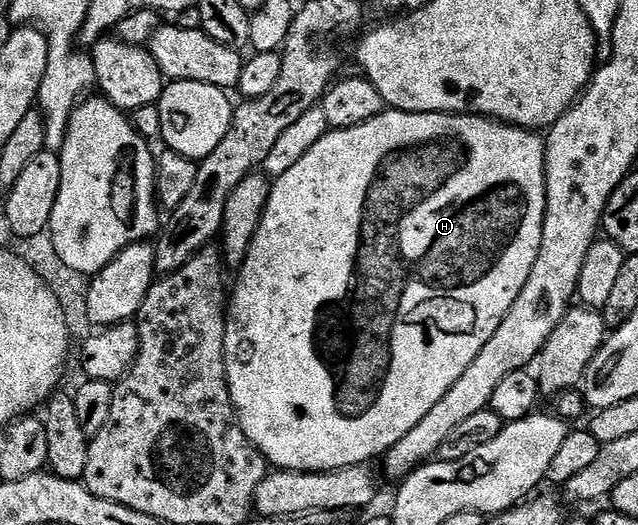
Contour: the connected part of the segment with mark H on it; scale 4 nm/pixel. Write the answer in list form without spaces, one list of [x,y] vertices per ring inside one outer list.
[[[385,110],[377,118],[361,126],[329,130],[323,135],[321,142],[317,142],[317,146],[313,146],[313,150],[309,150],[309,154],[301,158],[301,162],[296,162],[289,170],[285,170],[283,176],[274,177],[263,217],[257,226],[257,234],[249,246],[247,257],[242,264],[238,265],[239,277],[235,280],[235,288],[233,284],[229,292],[225,330],[225,370],[231,391],[231,401],[235,403],[237,423],[245,438],[249,438],[251,445],[264,456],[268,465],[288,472],[332,472],[338,468],[352,468],[355,464],[366,465],[371,462],[367,460],[373,459],[374,456],[382,457],[393,445],[401,442],[401,438],[405,438],[405,434],[409,434],[409,430],[413,430],[413,426],[417,426],[417,422],[421,422],[421,418],[425,418],[425,414],[429,414],[429,410],[433,410],[433,406],[437,406],[437,402],[445,398],[449,386],[453,386],[453,382],[457,382],[457,378],[461,378],[461,374],[469,370],[469,362],[473,362],[473,358],[481,354],[481,346],[485,346],[485,342],[489,342],[489,338],[497,334],[497,326],[501,326],[505,314],[509,314],[509,306],[517,302],[517,294],[521,294],[521,286],[525,286],[529,278],[529,270],[533,270],[533,262],[537,262],[537,254],[541,250],[543,219],[547,209],[546,153],[544,137],[538,131],[518,128],[515,124],[501,120],[492,120],[490,116],[476,116],[465,112]]]

